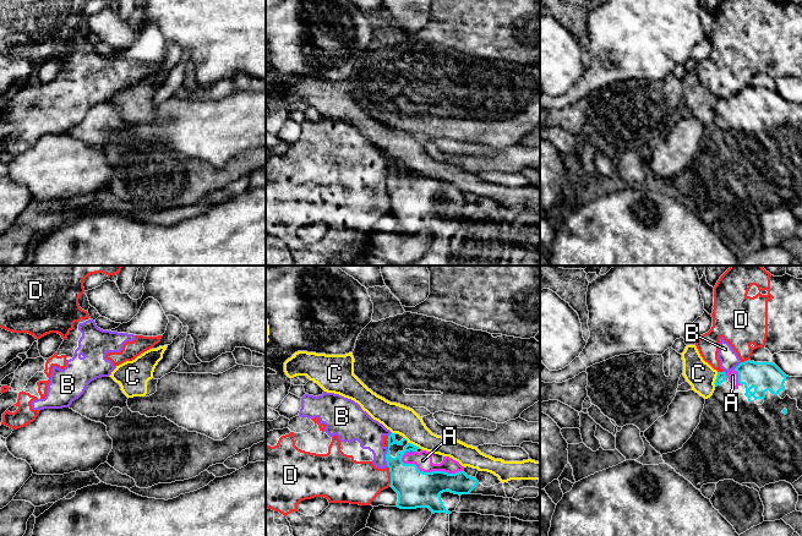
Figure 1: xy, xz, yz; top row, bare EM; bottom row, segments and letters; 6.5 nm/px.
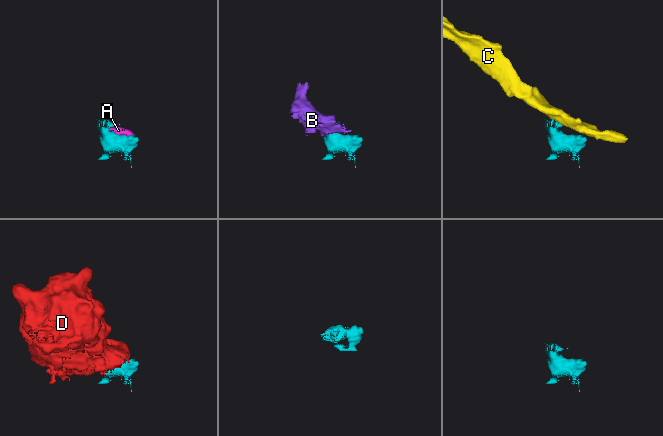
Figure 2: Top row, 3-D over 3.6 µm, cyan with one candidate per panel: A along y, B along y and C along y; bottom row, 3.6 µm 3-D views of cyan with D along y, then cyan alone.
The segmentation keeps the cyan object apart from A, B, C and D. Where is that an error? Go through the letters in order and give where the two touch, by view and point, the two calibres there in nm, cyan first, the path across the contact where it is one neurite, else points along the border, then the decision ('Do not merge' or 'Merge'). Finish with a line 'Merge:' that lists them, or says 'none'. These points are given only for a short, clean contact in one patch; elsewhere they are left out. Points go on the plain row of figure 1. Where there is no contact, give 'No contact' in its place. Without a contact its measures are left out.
A: Touches cyan at xz (432, 197). Thickness 240 nm (cyan) against 110 nm. Merge
B: Touches cyan at xz (386, 182). Thickness 220 nm (cyan) against 190 nm. Boundary: xz (388, 173), (386, 191). Do not merge
C: Touches cyan at yz (715, 105). Thickness 60 nm (cyan) against 180 nm. Boundary: yz (718, 98), (714, 111). Do not merge
D: Touches cyan at xz (391, 202). Thickness 240 nm (cyan) against 280 nm. Boundary: xz (387, 191), (389, 212). Do not merge
Merge: A

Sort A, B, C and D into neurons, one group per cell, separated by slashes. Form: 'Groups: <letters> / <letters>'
Groups: A / B D / C

